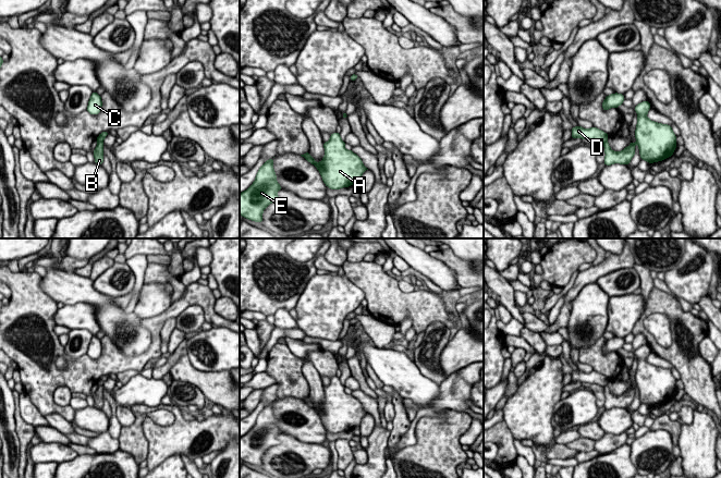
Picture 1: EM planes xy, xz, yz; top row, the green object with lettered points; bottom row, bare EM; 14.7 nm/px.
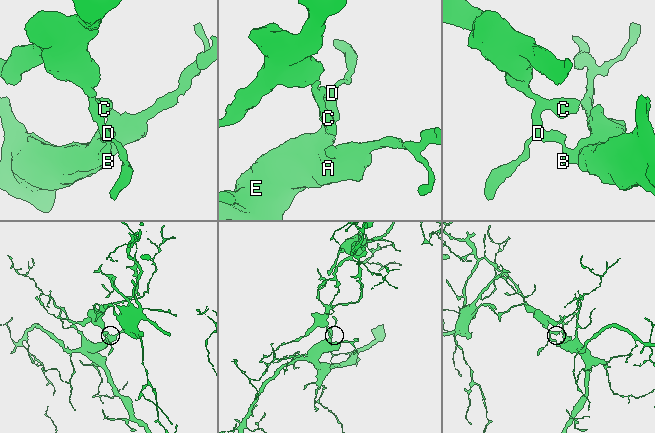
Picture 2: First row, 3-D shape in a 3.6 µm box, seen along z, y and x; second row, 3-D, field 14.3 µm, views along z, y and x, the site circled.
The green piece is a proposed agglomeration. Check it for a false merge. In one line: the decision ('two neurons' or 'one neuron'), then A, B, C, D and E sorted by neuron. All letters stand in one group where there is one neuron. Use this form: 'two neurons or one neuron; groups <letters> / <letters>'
two neurons; groups A B E / C D

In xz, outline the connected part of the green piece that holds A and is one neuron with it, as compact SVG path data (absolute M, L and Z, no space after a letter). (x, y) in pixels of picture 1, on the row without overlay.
M334 376L330 383L323 387L325 401L319 407L309 395L301 399L318 413L323 427L331 433L352 430L353 427L359 426L362 418L368 414L362 403L352 394L346 394L344 389L340 378Z

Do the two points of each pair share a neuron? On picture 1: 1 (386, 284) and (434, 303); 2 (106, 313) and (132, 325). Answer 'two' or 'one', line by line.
1: one
2: one

